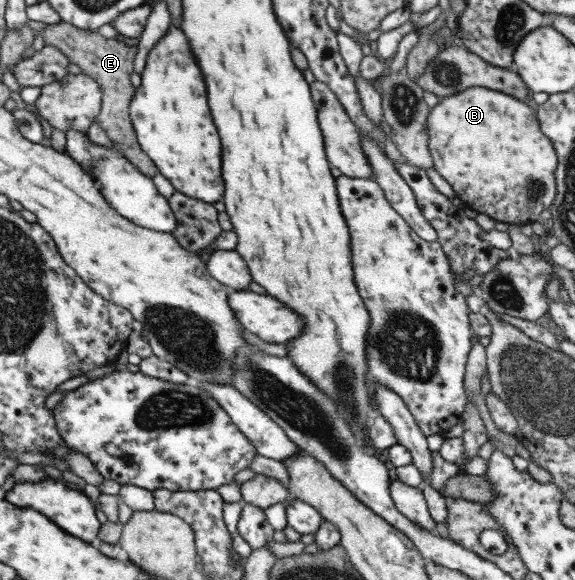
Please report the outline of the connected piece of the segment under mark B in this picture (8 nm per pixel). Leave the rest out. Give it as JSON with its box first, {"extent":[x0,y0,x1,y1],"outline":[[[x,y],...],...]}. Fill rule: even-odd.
{"extent":[426,87,557,225],"outline":[[[469,87],[441,99],[428,115],[426,127],[432,168],[449,183],[464,206],[487,219],[515,225],[535,222],[539,213],[548,209],[555,197],[557,159],[553,145],[541,135],[531,107],[499,91]]]}

